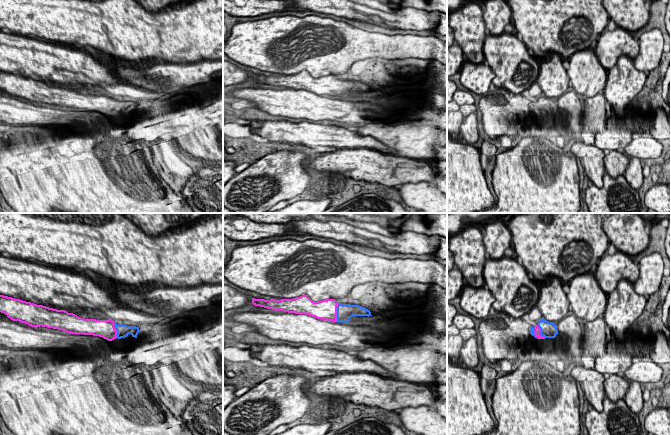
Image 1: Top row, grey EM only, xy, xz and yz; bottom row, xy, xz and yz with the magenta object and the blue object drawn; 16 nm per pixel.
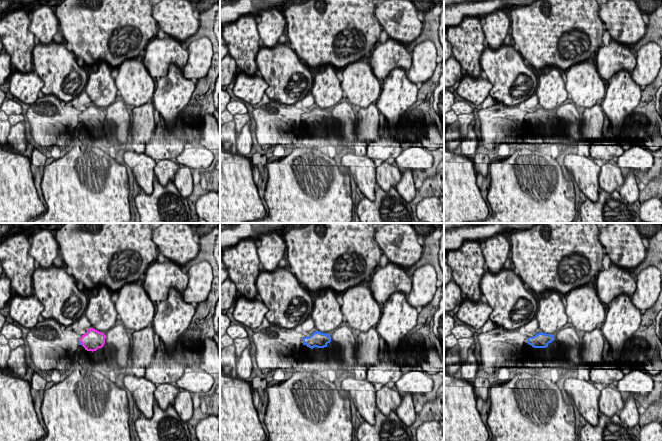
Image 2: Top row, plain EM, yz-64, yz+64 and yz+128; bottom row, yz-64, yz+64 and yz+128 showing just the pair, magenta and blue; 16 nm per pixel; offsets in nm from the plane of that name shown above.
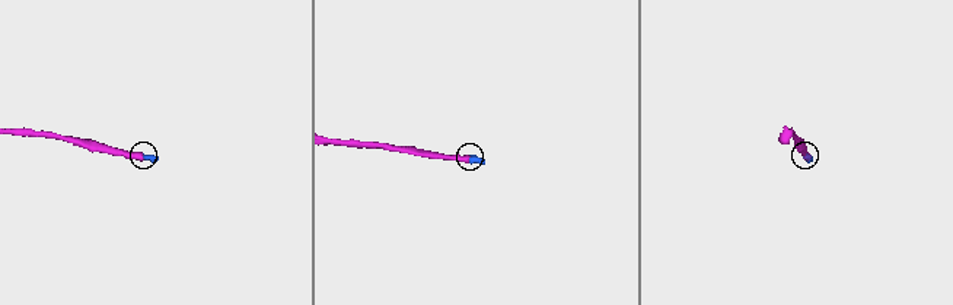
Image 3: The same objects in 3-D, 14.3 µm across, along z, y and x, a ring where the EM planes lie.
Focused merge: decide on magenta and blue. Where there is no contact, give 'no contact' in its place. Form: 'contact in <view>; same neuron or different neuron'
contact in xz; same neuron

